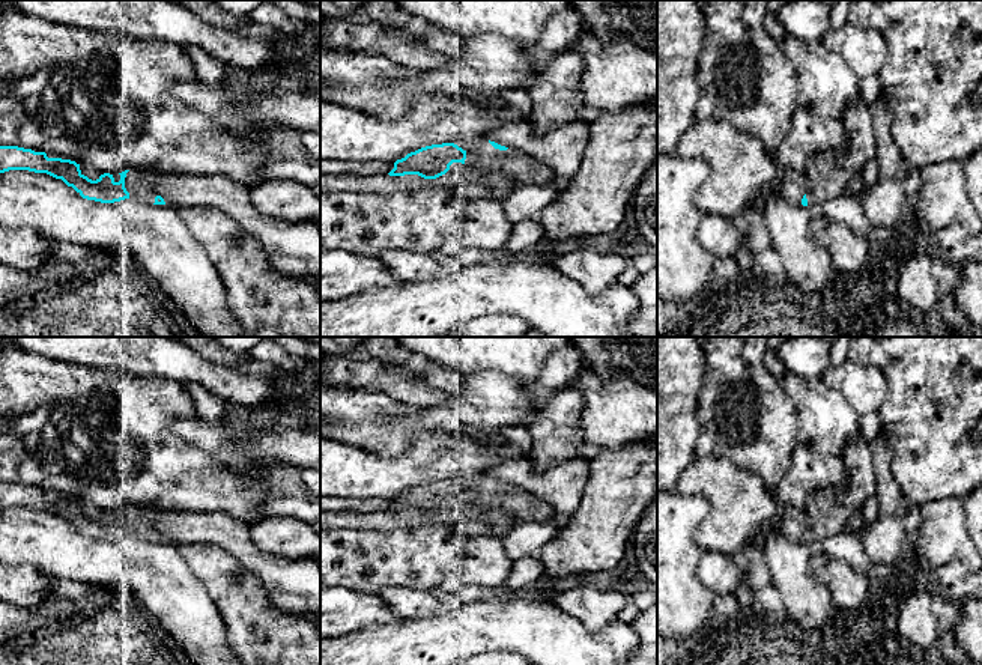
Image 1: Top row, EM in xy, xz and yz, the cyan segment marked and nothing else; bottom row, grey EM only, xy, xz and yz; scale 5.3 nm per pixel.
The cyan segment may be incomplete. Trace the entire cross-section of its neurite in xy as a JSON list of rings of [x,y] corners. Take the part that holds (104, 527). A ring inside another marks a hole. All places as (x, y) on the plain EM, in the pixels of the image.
[[[0,483],[0,510],[9,507],[47,510],[56,516],[62,516],[83,536],[101,540],[114,540],[131,534],[143,540],[165,542],[149,518],[159,510],[149,507],[125,507],[119,510],[119,519],[110,510],[104,510],[96,518],[92,518],[81,510],[80,501],[75,498],[48,495],[45,489],[35,489],[18,483]]]

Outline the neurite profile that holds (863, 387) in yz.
[[[844,361],[821,375],[829,388],[838,390],[857,415],[878,414],[887,394],[887,381],[875,366]]]

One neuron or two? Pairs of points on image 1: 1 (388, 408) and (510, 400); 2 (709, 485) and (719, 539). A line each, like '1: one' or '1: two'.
1: one
2: one

